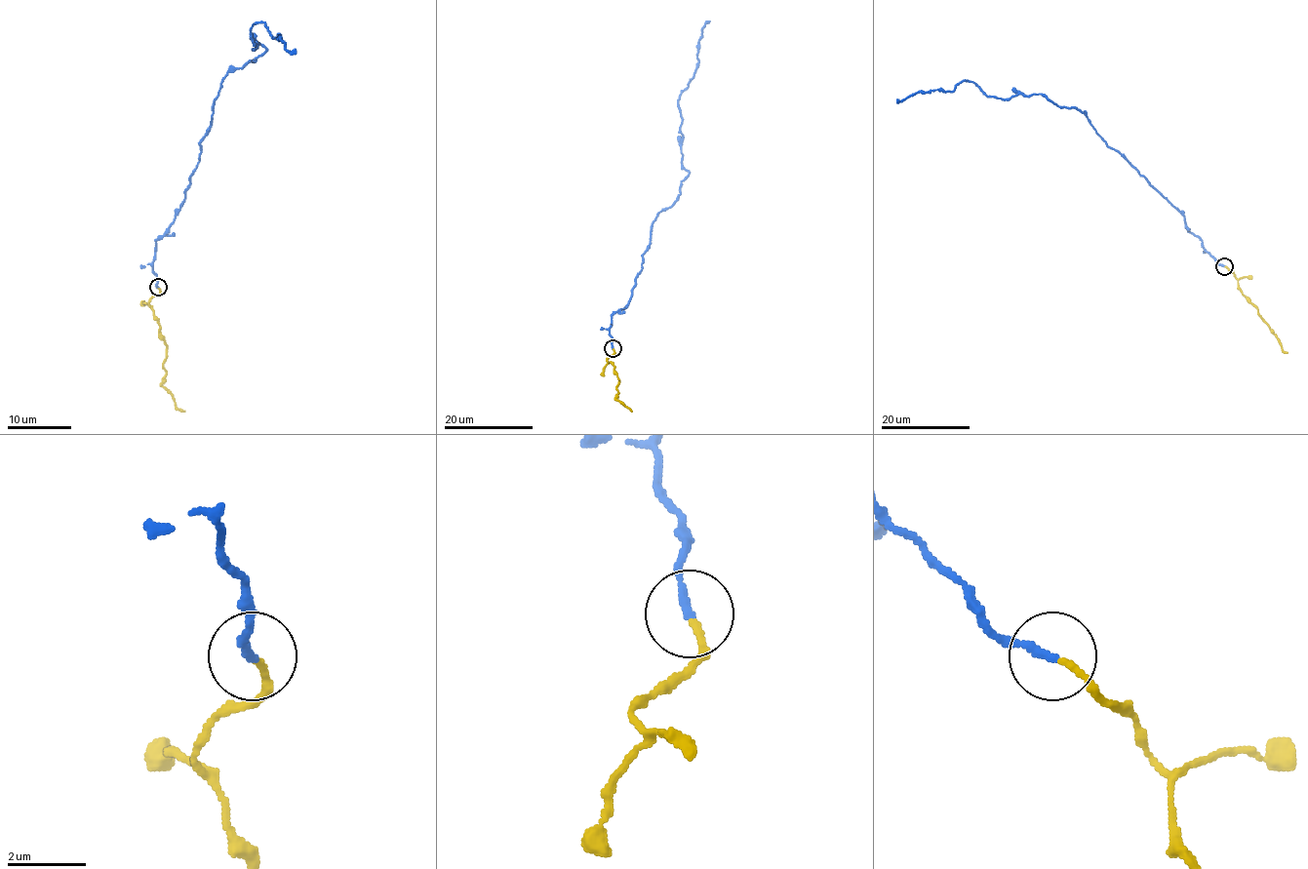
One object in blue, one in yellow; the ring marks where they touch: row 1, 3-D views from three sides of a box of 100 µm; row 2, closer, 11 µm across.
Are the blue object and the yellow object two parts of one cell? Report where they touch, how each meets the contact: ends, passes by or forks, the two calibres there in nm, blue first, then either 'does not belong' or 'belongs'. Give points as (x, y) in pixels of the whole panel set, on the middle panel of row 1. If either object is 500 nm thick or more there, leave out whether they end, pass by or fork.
at (613, 348); blue ends there; yellow ends there; 220 nm thick on the blue side, 150 nm on the other; belongs

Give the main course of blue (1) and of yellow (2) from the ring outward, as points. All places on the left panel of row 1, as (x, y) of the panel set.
1: (157, 288), (156, 242), (179, 210), (213, 100), (228, 71), (265, 51), (251, 27), (265, 23), (296, 54)
2: (157, 288), (159, 293), (149, 306), (167, 346), (165, 376), (160, 384), (184, 412)

